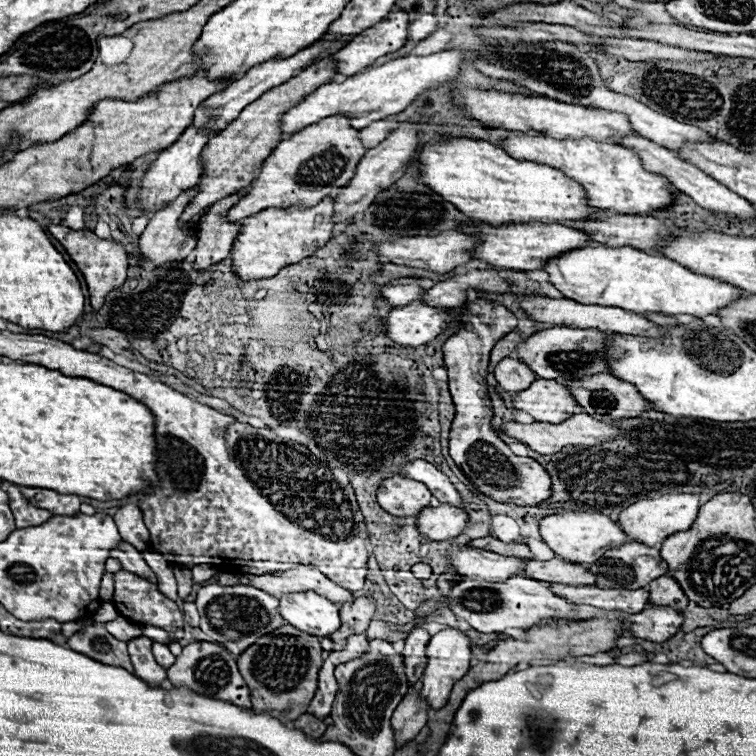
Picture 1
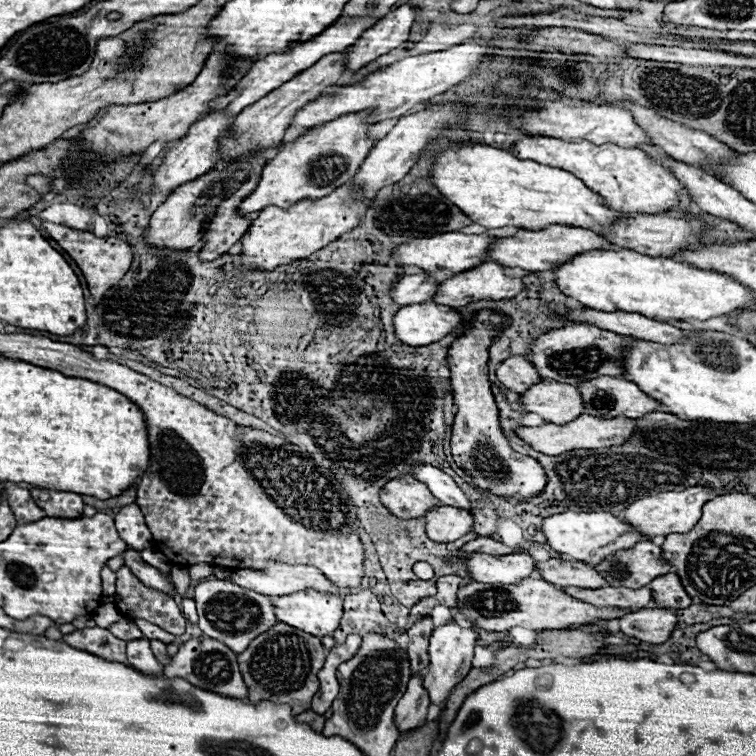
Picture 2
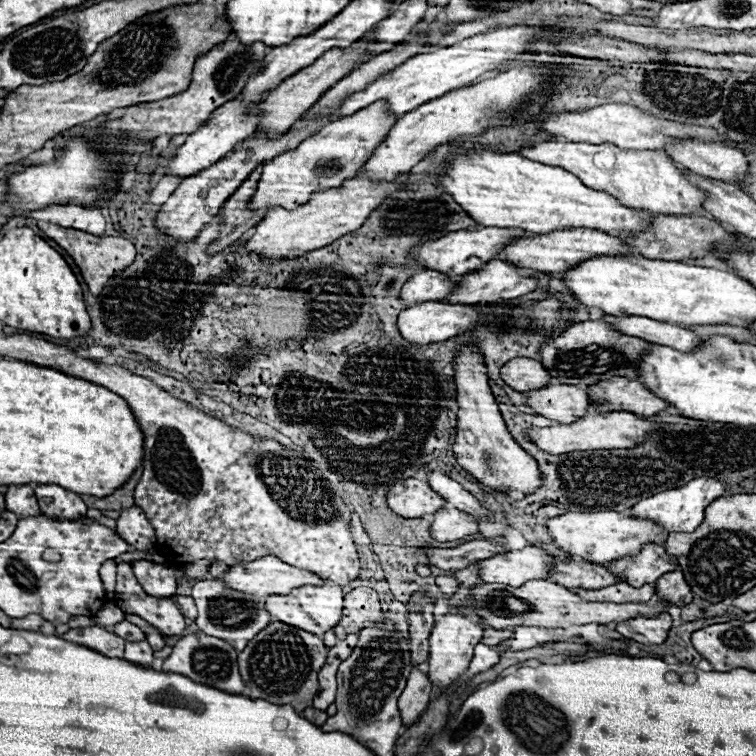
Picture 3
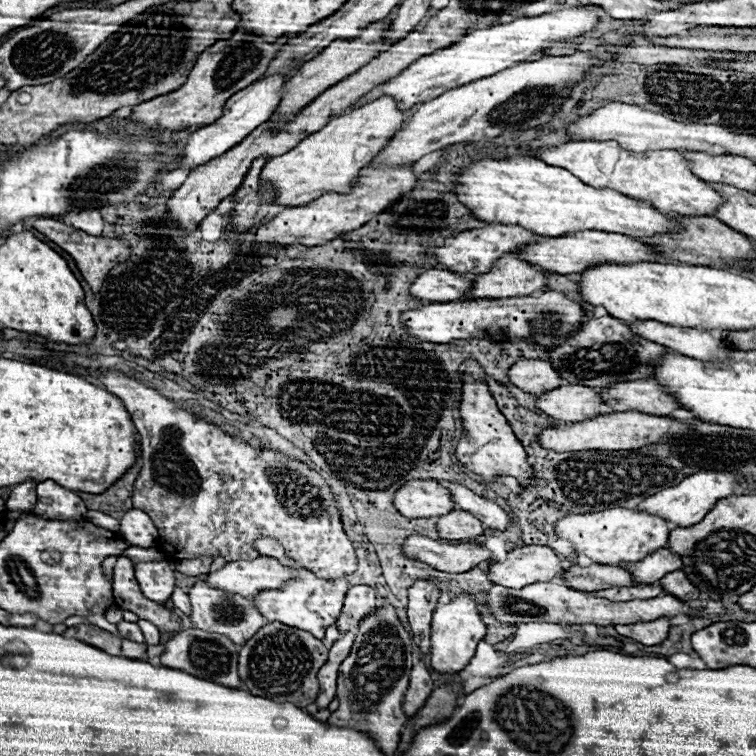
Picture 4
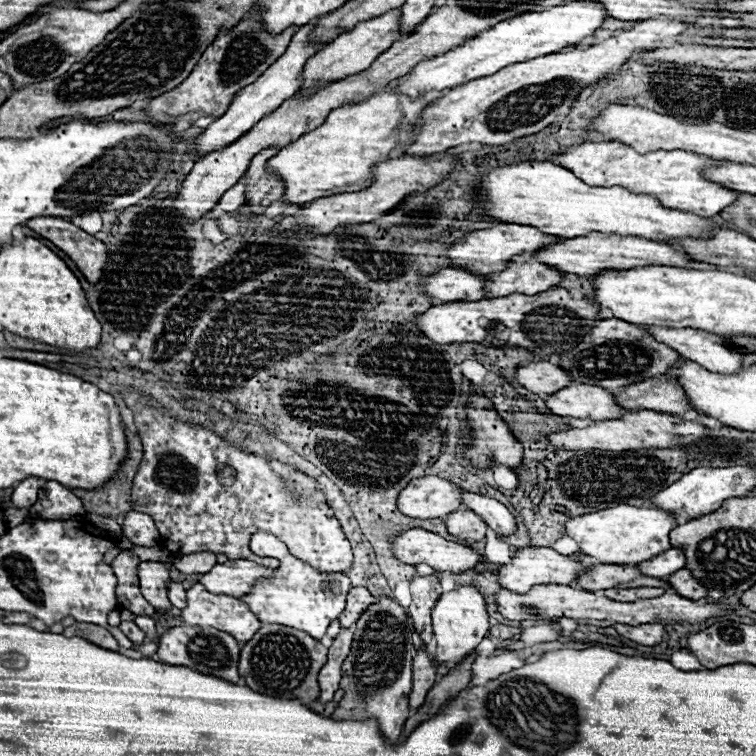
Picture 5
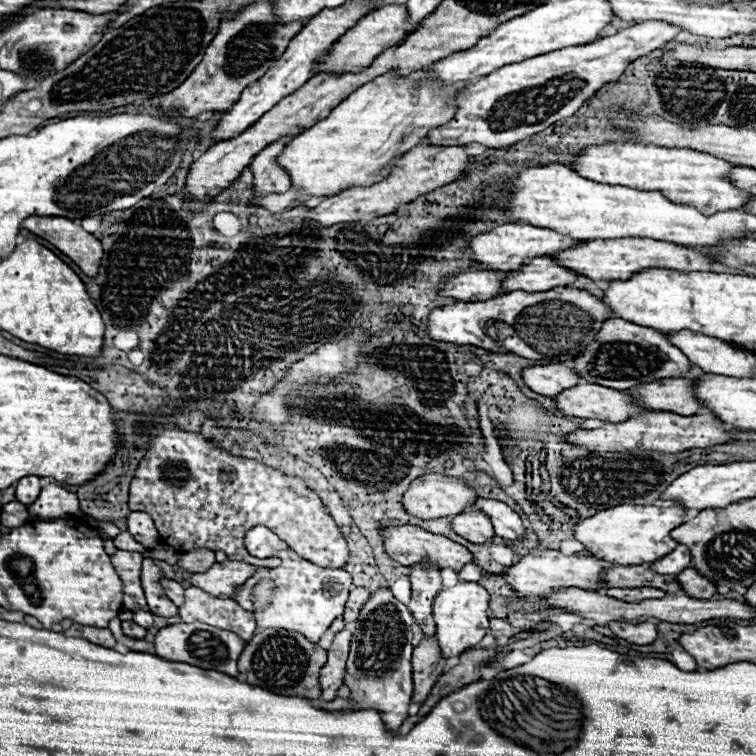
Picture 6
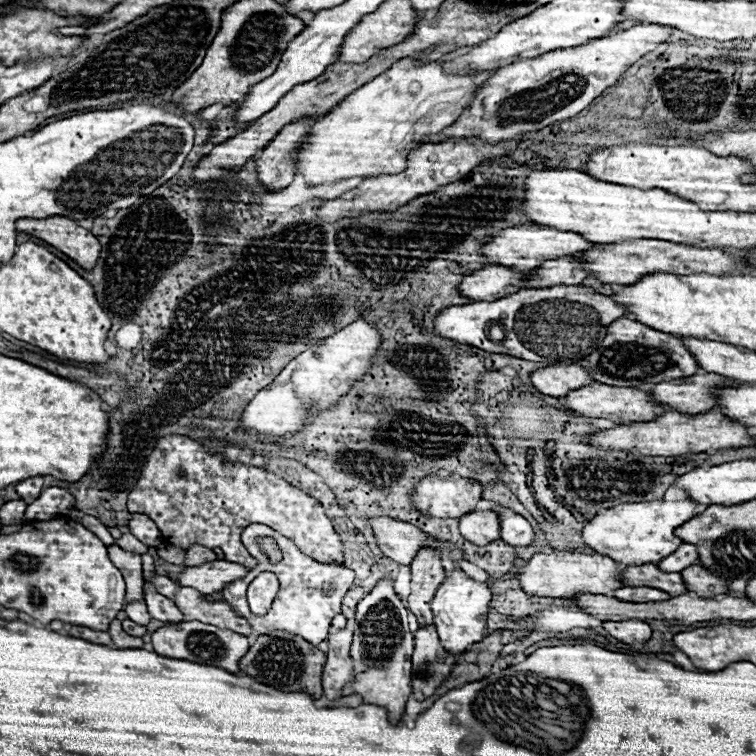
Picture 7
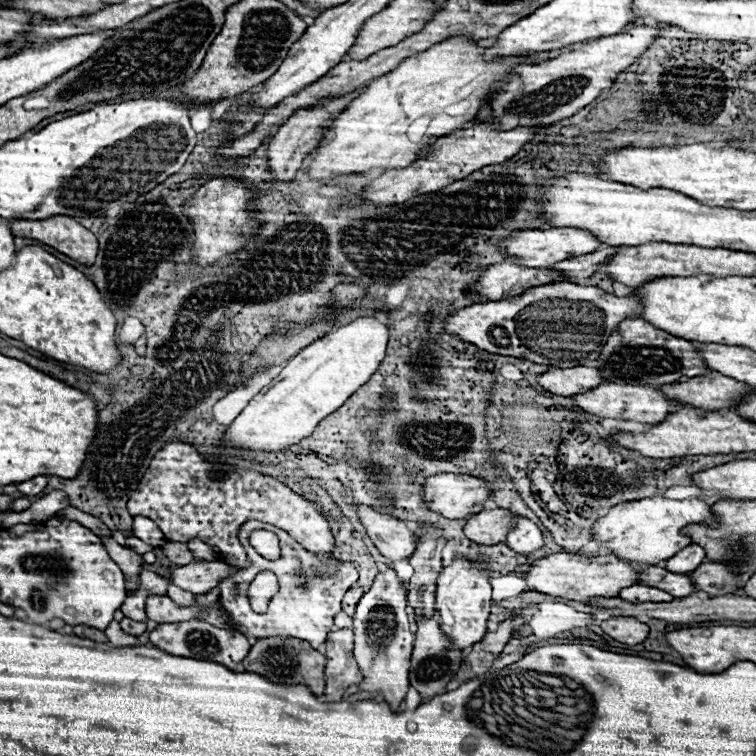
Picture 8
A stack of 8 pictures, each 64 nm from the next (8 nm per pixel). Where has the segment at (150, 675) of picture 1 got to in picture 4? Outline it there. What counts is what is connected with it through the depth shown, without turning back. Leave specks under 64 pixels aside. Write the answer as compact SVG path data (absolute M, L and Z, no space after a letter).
M122 638L122 655L126 658L140 658L140 660L146 660L146 644L134 644L134 642L128 642L128 640Z

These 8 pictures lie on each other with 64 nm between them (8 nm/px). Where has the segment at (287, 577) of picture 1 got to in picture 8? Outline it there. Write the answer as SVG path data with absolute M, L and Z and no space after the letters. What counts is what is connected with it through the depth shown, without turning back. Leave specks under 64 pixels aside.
M212 560L212 562L190 562L186 566L176 568L170 574L172 584L180 586L182 590L194 592L194 594L206 594L210 592L214 586L220 584L222 578L234 574L238 568L224 564L220 560Z

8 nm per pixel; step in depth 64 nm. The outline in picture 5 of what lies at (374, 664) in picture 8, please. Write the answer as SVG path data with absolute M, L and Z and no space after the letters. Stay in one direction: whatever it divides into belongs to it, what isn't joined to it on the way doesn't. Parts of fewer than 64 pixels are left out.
M380 596L378 602L370 604L368 610L356 622L354 642L348 658L344 660L342 672L348 682L340 682L344 698L340 708L332 714L334 720L344 718L376 718L380 730L388 742L398 742L400 730L408 718L408 694L412 692L412 630L410 618L404 608L388 598Z

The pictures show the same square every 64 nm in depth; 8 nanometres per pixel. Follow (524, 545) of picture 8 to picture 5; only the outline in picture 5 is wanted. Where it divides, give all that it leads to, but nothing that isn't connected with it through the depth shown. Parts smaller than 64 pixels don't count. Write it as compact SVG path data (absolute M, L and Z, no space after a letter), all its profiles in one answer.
M462 492L462 504L474 510L478 516L486 520L486 524L500 536L512 536L516 532L516 518L512 512L498 500L486 498L482 494Z

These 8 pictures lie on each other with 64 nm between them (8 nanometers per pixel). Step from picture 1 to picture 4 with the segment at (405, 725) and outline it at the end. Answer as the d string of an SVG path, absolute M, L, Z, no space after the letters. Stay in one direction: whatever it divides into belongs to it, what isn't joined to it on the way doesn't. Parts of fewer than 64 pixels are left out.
M418 660L418 664L412 668L410 688L404 694L404 712L408 716L414 716L414 712L418 712L418 708L422 708L422 704L428 700L432 688L434 688L432 672L424 664L424 660Z

